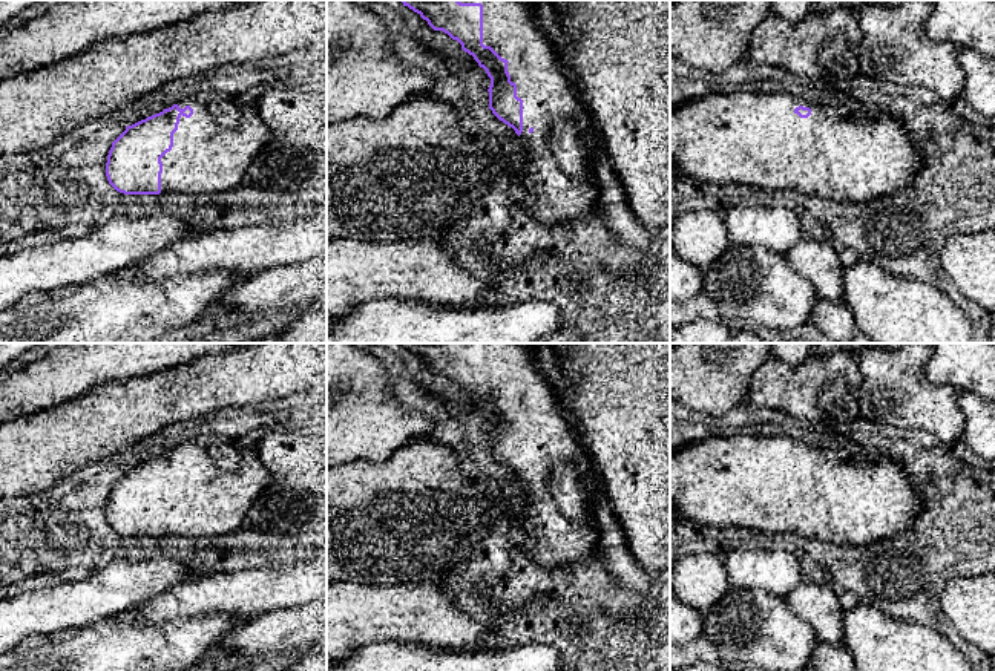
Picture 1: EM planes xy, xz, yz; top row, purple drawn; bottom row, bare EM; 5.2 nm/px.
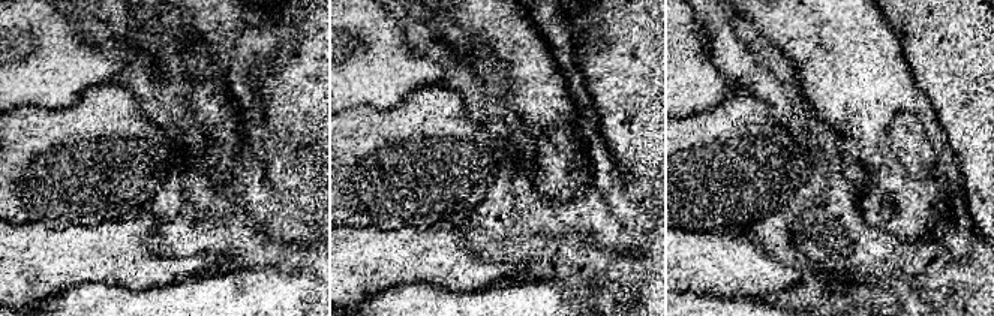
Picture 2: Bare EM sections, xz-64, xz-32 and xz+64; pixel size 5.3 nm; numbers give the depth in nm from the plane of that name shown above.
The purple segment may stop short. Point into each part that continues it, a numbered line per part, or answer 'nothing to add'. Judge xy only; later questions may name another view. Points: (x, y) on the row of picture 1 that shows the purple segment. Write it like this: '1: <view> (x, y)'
1: xy (212, 150)

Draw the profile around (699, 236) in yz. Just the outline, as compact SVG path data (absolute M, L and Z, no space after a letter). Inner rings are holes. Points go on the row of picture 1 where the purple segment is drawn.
M711 210L678 214L672 227L672 250L699 270L705 270L728 247L722 216Z

